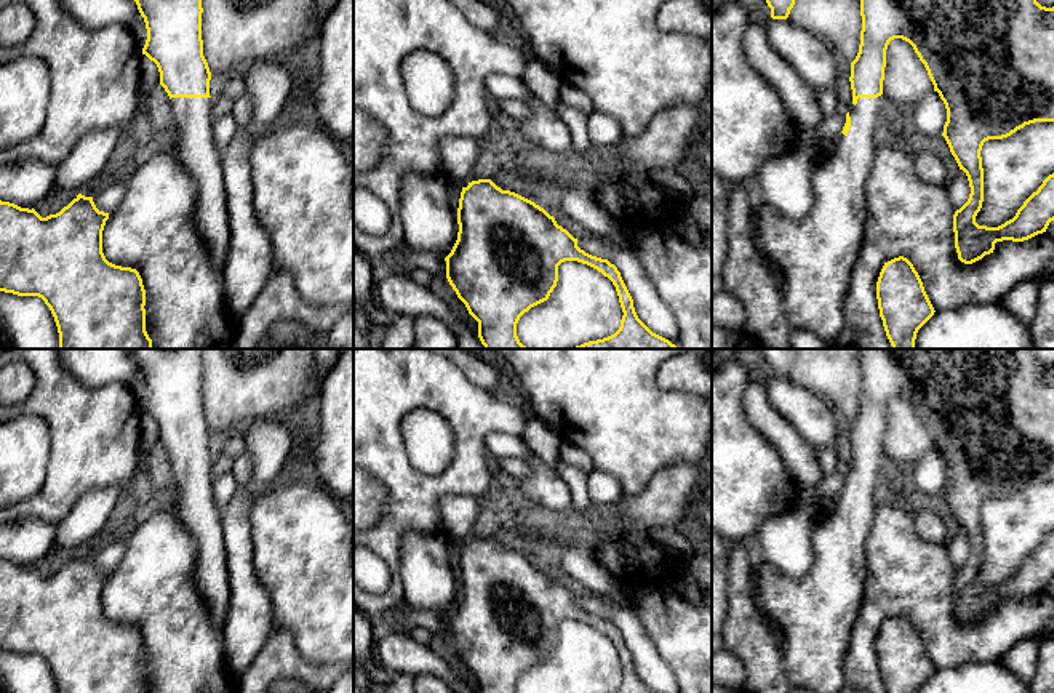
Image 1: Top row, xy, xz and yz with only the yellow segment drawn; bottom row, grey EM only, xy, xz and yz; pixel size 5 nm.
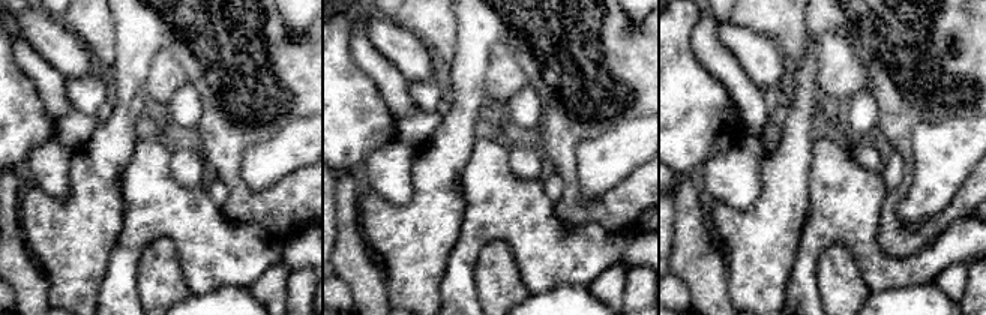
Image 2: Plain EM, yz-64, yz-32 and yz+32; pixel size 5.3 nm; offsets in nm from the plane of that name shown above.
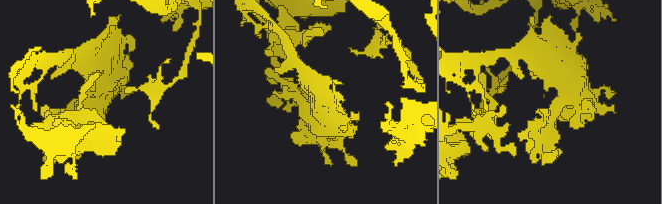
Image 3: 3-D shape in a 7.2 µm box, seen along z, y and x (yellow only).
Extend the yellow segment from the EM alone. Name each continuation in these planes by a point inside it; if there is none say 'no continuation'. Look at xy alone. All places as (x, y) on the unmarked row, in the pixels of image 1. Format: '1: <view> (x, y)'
1: xy (194, 503)

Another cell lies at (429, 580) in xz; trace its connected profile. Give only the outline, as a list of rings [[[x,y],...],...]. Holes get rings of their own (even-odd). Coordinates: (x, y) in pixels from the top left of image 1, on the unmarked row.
[[[406,531],[401,538],[400,578],[408,605],[432,611],[453,608],[459,583],[446,536]]]

